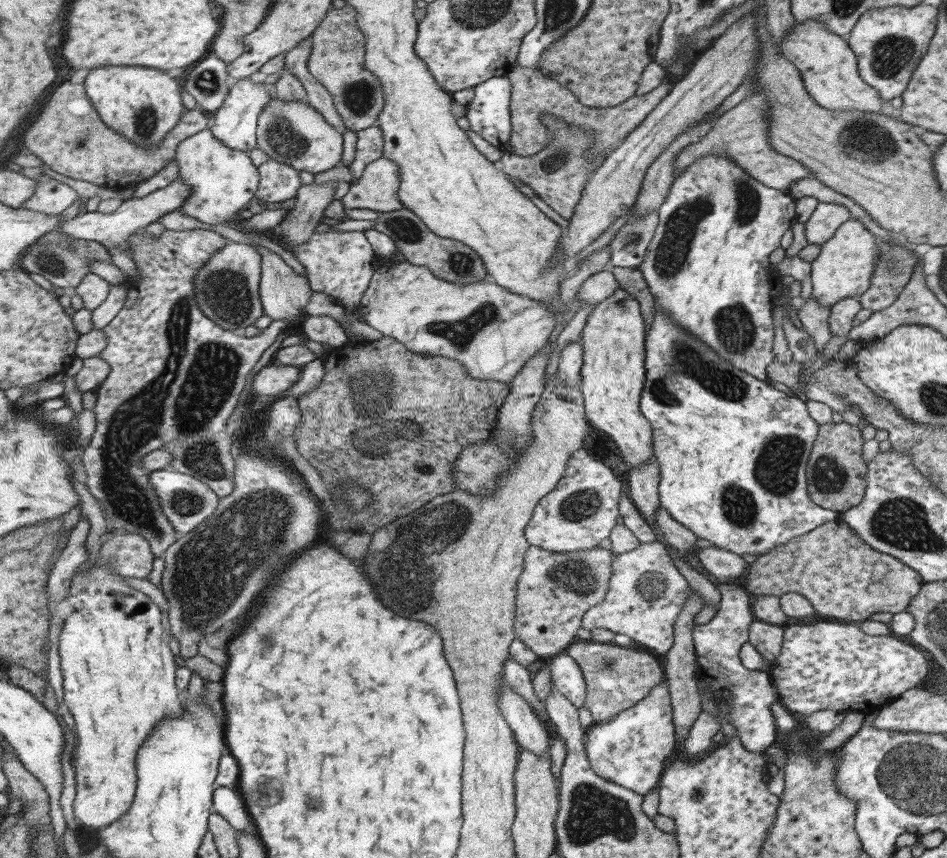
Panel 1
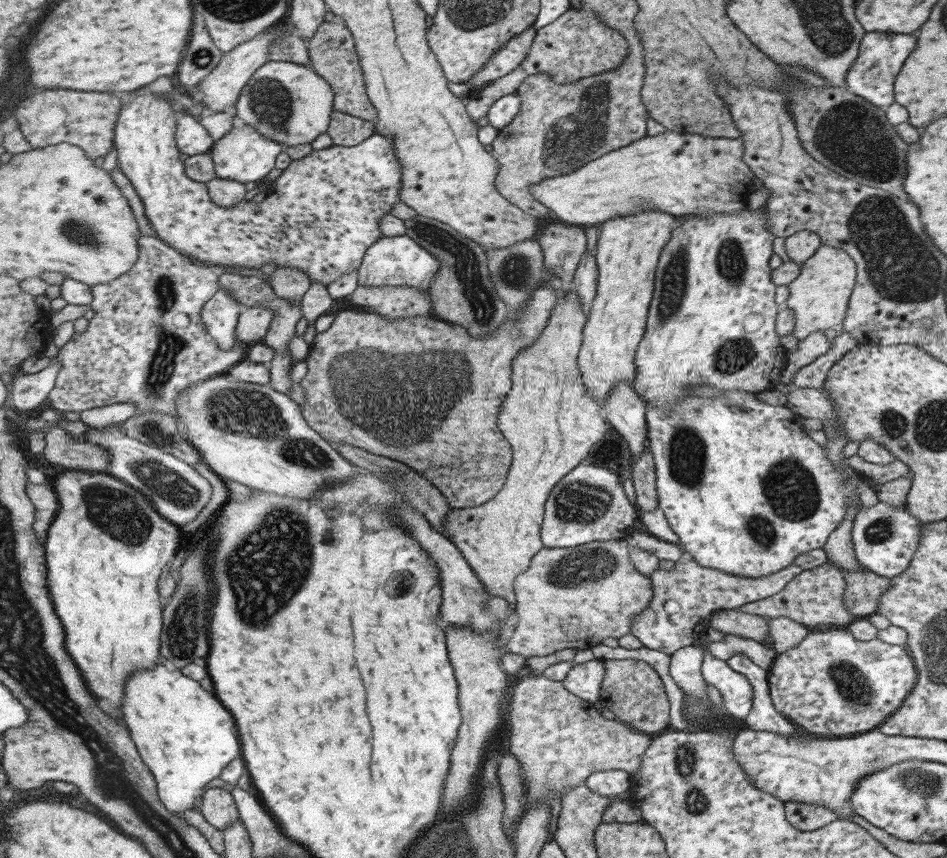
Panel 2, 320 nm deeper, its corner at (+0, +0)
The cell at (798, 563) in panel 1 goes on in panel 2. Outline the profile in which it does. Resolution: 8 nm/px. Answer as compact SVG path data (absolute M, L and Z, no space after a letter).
M825 556L825 559L825 564L837 568L839 574L844 576L846 582L842 594L844 607L857 618L875 614L879 595L887 590L890 578L877 576L861 566L857 571L847 572L833 561L829 561L829 557Z

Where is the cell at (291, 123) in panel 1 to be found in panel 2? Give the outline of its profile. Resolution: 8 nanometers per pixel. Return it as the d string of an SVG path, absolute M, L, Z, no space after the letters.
M267 61L255 72L255 76L243 90L242 96L238 100L236 110L238 116L245 125L253 125L261 131L267 138L275 139L275 142L285 144L285 146L299 146L299 144L309 144L321 136L327 134L332 121L332 114L335 111L335 92L331 84L321 78L313 66L300 65L294 62Z

